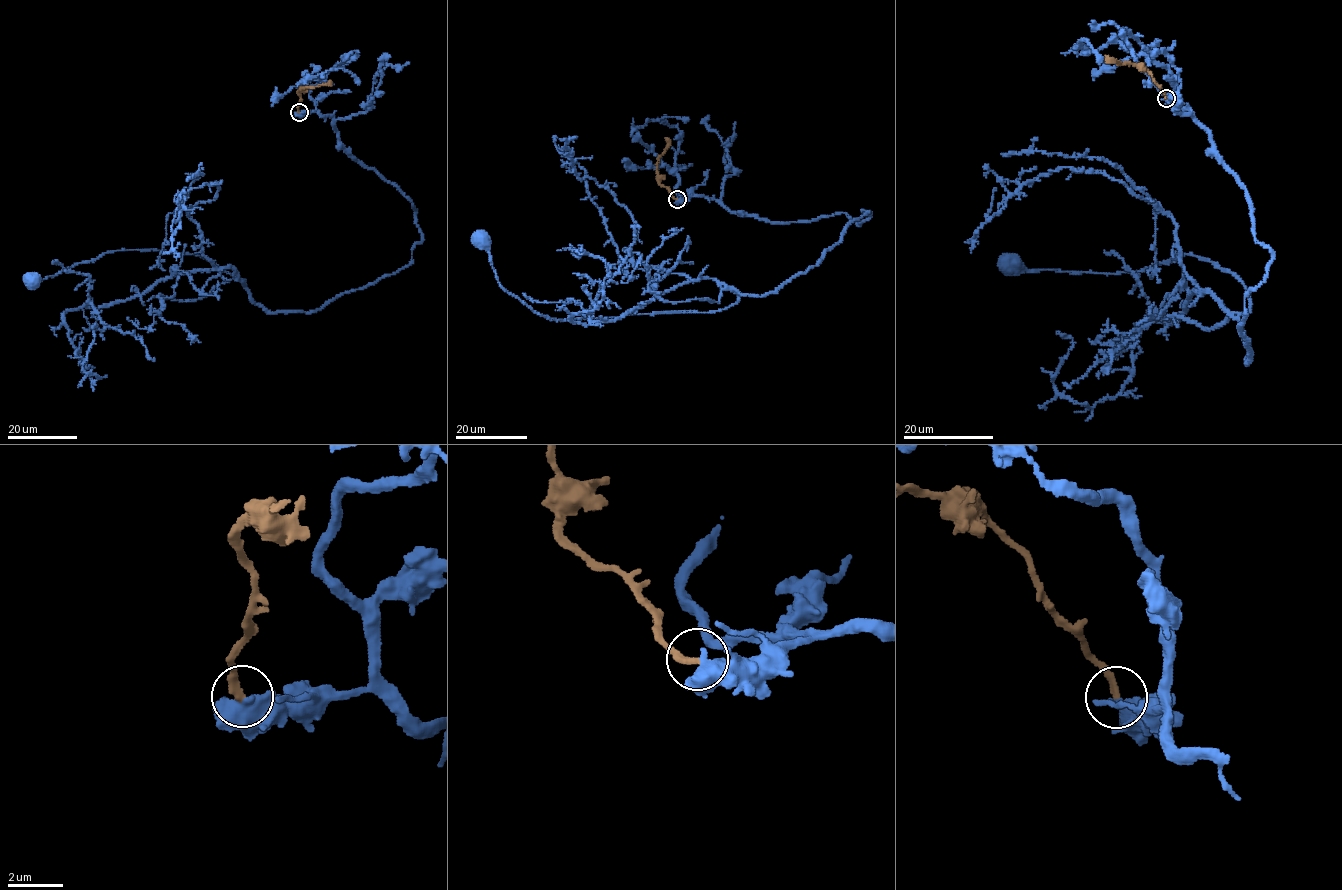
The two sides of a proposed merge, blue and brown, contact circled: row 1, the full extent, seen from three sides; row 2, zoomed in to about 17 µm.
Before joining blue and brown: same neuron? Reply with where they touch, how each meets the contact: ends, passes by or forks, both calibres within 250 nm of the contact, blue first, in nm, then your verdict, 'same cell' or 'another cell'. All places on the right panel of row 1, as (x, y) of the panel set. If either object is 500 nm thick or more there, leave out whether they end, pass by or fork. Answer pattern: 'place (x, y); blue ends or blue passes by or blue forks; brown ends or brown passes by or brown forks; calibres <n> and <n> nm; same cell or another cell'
place (1166, 98); calibres 650 and 280 nm; same cell

